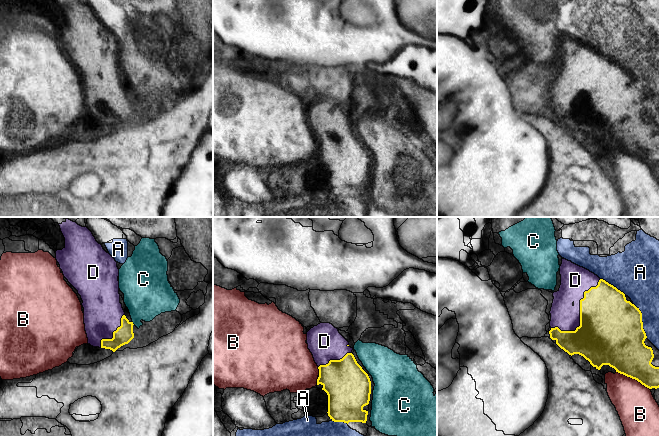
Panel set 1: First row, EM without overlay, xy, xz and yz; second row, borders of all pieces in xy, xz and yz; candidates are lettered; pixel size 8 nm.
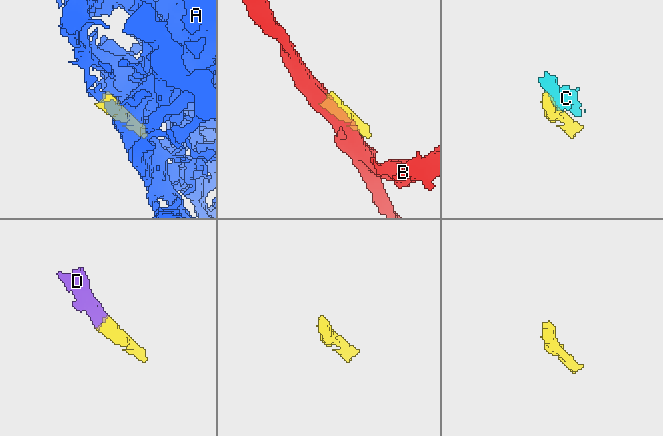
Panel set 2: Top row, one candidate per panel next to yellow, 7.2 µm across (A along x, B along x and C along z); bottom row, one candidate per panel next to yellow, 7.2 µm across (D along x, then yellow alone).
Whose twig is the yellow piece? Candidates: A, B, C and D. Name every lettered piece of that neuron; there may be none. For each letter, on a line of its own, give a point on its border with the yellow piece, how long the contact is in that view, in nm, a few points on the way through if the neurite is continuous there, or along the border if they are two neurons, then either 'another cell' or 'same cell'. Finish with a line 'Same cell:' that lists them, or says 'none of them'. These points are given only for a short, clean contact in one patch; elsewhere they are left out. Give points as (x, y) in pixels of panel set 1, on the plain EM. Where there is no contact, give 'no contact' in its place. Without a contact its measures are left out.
A: contact yz (641, 96); length 300 nm; another cell
B: contact yz (633, 154); length 300 nm; another cell
C: contact xy (132, 99); length 40 nm; another cell
D: contact yz (580, 90); length 550 nm; same cell
Same cell: D

